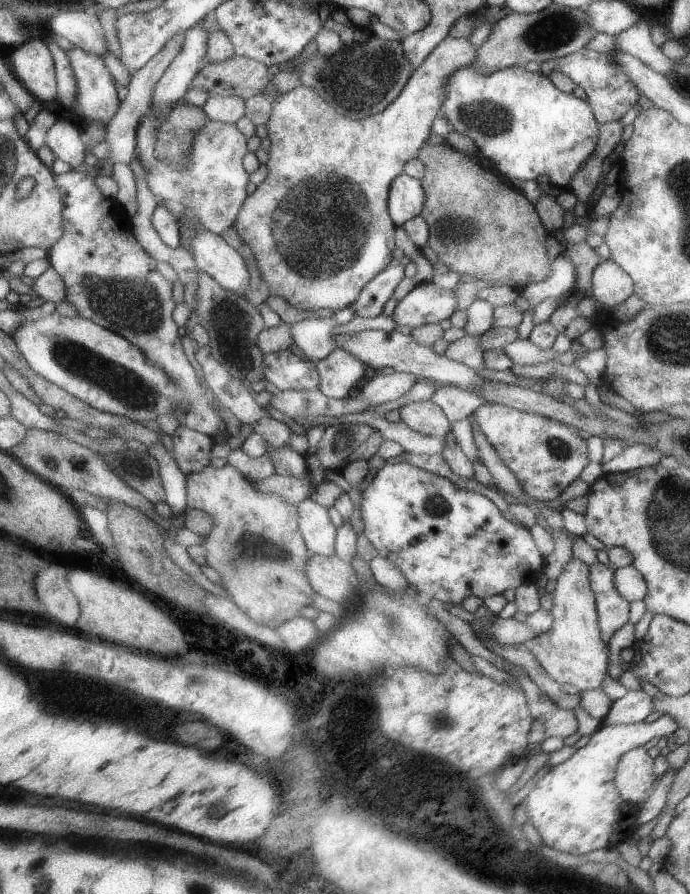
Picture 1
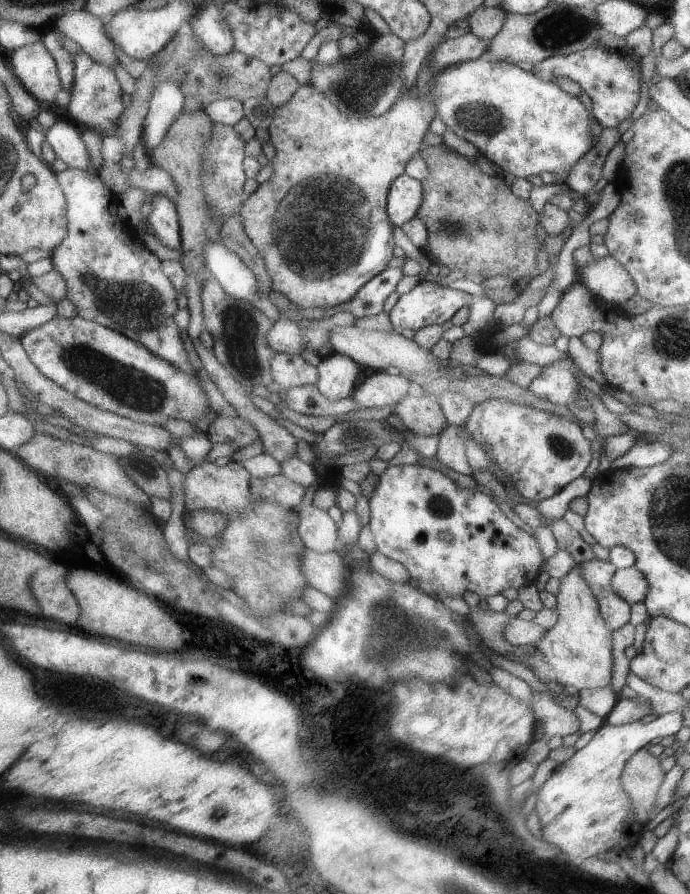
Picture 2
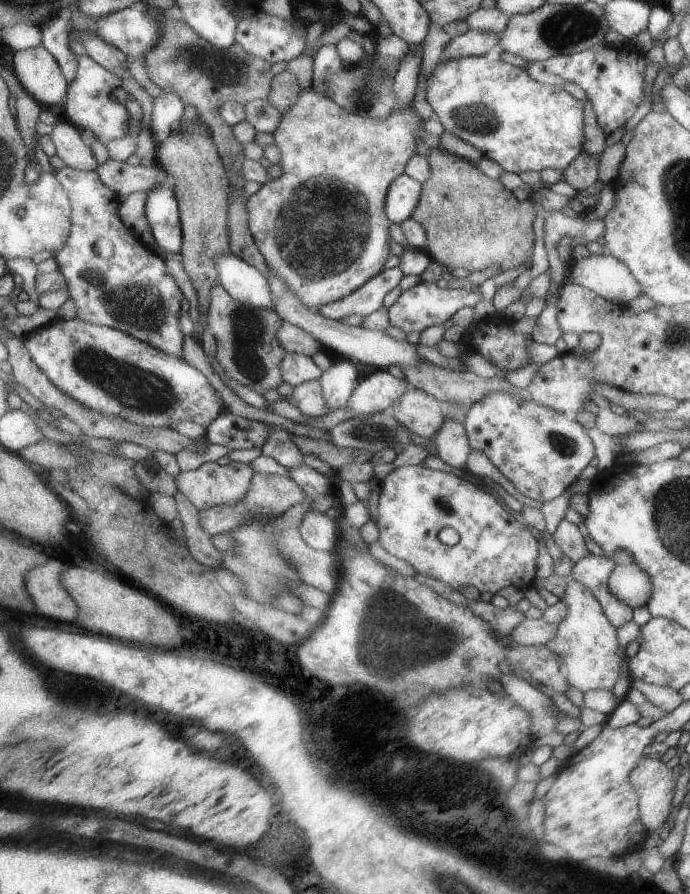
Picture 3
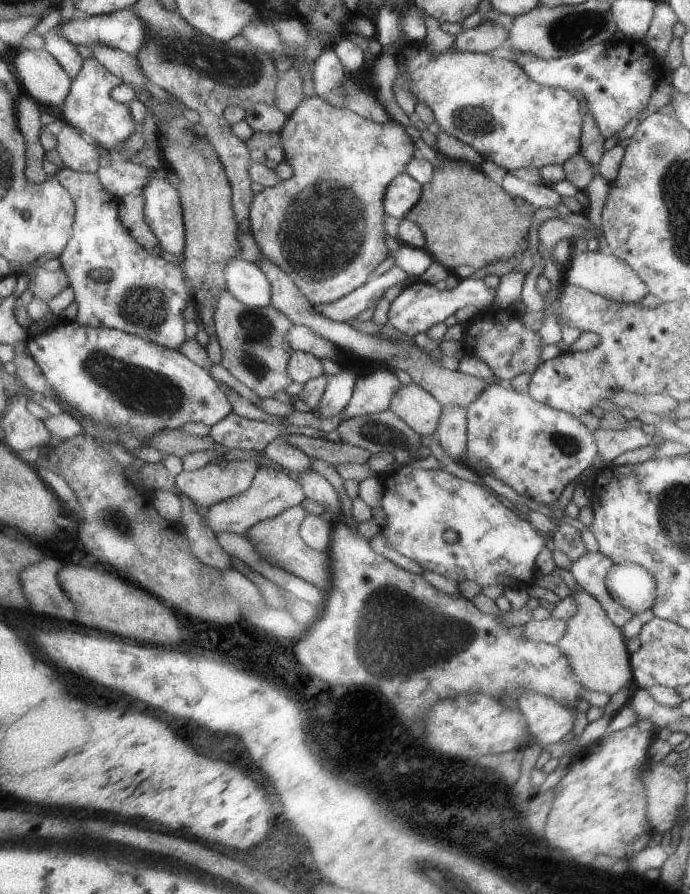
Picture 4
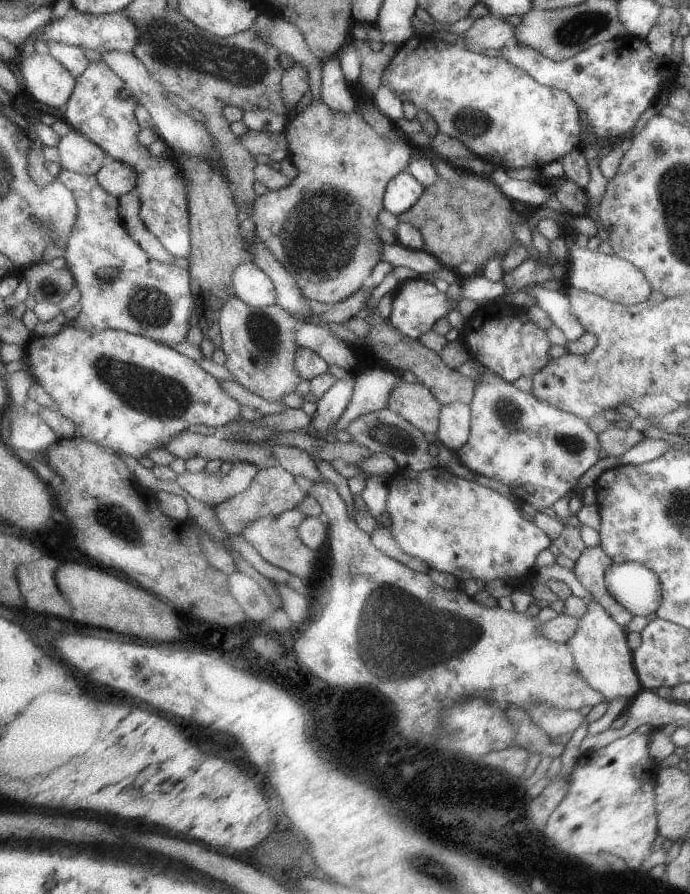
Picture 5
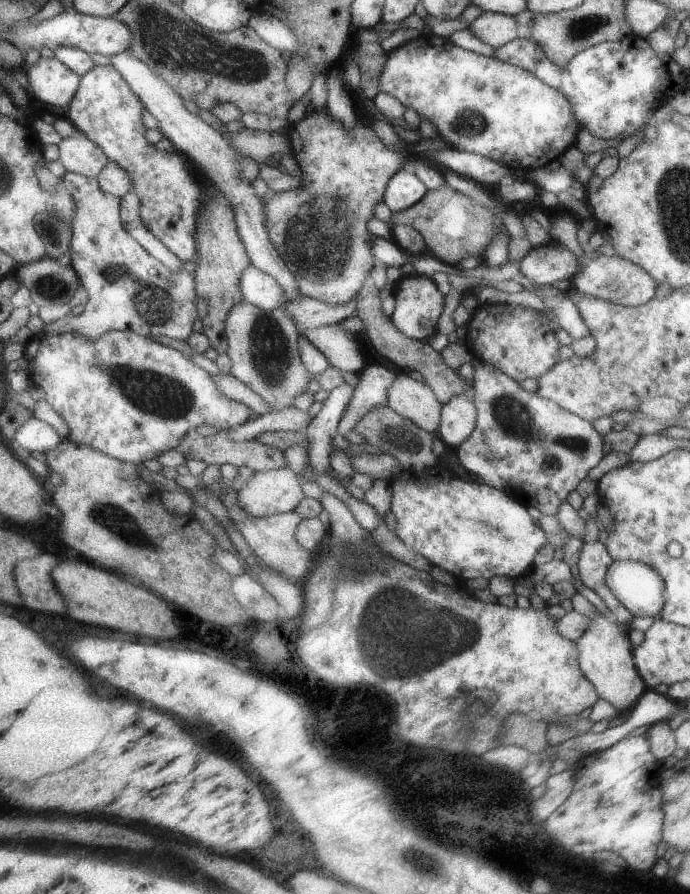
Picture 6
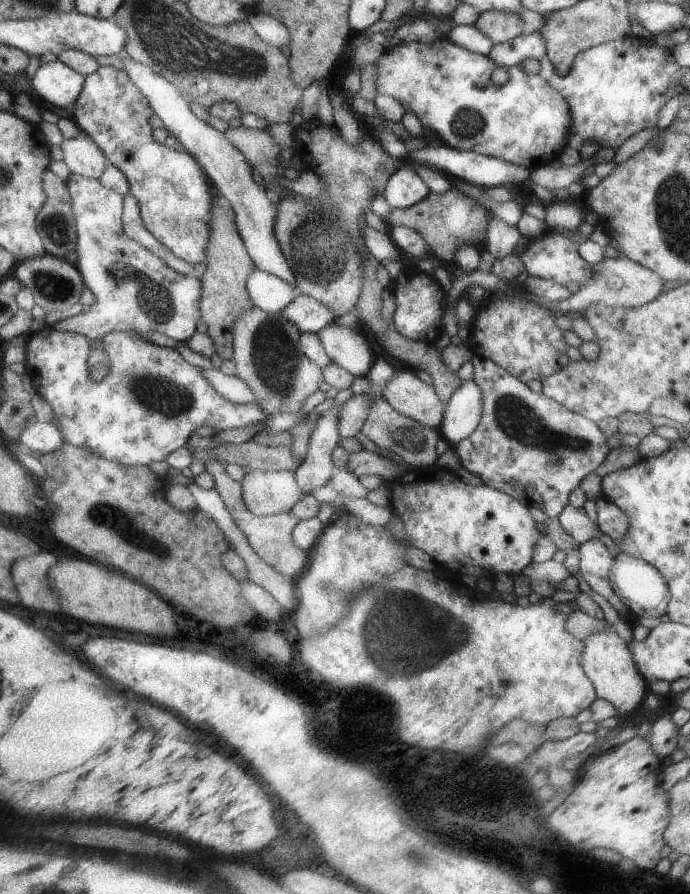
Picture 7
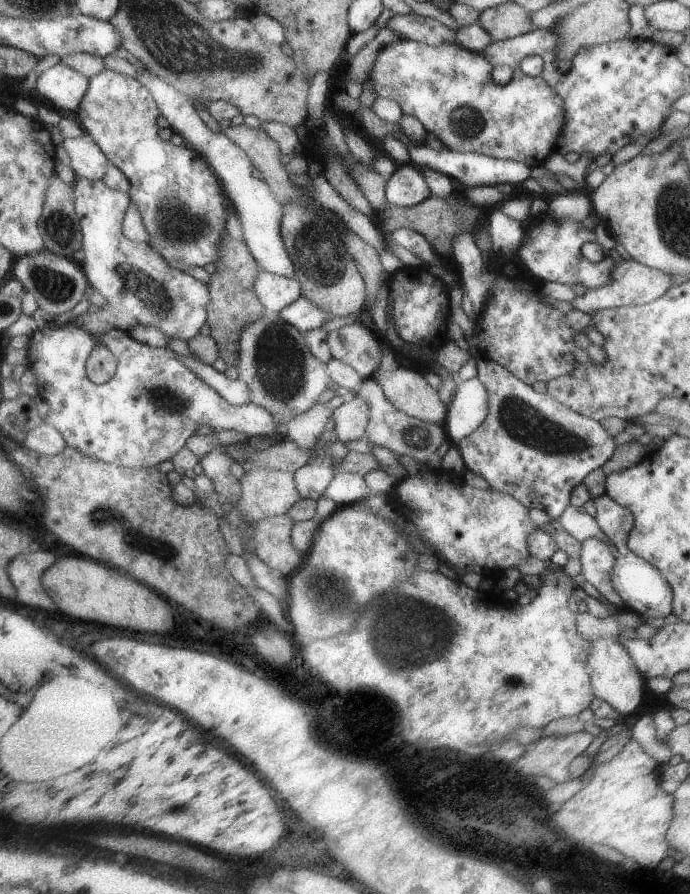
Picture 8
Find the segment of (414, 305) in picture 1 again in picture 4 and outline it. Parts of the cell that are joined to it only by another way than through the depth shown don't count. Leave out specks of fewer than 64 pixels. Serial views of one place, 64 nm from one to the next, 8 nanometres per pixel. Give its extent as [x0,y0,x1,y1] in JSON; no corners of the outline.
[390,278,499,336]

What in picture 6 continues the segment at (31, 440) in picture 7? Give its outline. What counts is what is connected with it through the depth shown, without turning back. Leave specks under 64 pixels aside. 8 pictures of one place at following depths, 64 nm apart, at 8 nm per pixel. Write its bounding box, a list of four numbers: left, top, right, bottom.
[15,417,65,456]

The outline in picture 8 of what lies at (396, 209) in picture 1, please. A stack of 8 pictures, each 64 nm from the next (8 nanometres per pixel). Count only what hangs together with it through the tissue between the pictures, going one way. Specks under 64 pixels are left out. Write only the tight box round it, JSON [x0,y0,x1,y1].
[387,164,434,208]

